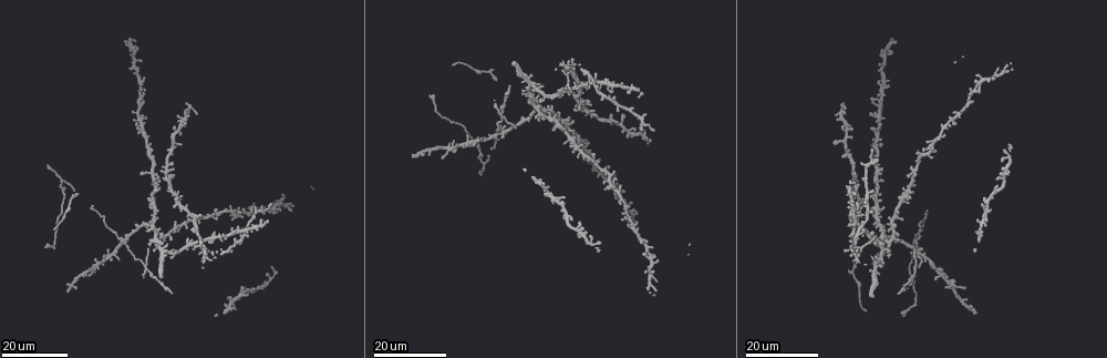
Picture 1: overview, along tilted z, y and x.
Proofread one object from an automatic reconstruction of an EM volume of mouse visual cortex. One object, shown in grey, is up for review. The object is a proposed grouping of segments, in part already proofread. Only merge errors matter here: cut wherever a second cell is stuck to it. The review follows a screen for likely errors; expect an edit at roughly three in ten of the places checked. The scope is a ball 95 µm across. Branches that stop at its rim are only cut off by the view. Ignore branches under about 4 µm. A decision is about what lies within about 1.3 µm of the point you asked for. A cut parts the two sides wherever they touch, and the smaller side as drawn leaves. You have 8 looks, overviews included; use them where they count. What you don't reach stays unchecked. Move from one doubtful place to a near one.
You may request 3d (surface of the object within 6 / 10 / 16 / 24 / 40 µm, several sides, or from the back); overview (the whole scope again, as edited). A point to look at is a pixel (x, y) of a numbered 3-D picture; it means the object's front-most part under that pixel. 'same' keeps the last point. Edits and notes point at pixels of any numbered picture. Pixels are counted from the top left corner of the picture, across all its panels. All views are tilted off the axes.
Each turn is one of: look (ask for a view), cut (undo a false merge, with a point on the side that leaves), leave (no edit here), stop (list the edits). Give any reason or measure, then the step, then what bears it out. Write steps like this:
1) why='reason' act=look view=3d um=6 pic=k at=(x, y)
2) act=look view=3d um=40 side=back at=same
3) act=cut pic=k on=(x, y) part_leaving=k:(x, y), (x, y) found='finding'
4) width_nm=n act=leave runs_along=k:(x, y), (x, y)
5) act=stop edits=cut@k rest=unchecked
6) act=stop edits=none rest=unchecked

why='a fork' act=look view=3d um=16 pic=1 at=(912, 270)

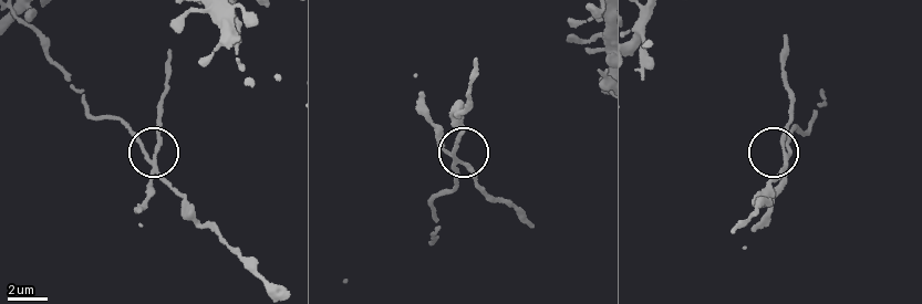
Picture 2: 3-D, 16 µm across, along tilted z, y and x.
act=look view=3d um=6 pic=2 at=(784, 154)

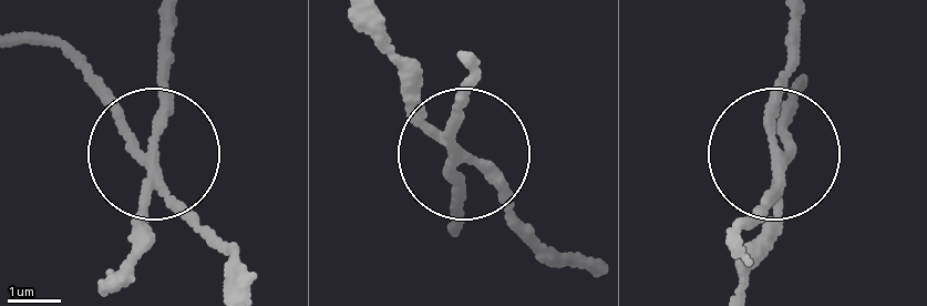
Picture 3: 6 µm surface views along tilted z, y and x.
act=cut pic=3 on=(411, 108) part_leaving=3:(461, 149), (508, 192), (516, 225), (568, 267) found='two cells meet here'

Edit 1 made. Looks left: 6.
why='three-way junction' act=look view=3d um=16 pic=1 at=(483, 161)

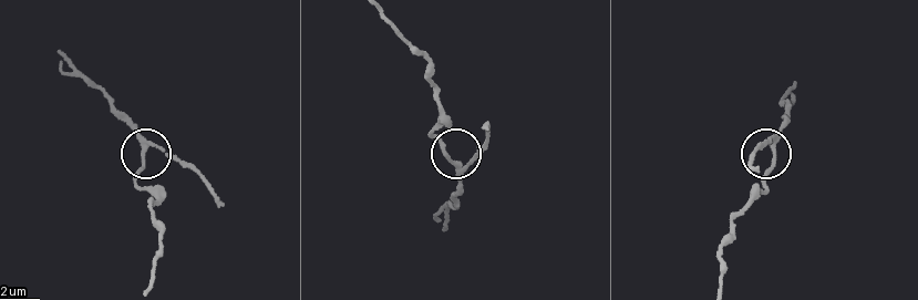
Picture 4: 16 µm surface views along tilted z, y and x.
why='zoom in' act=look view=3d um=10 pic=4 at=(142, 145)

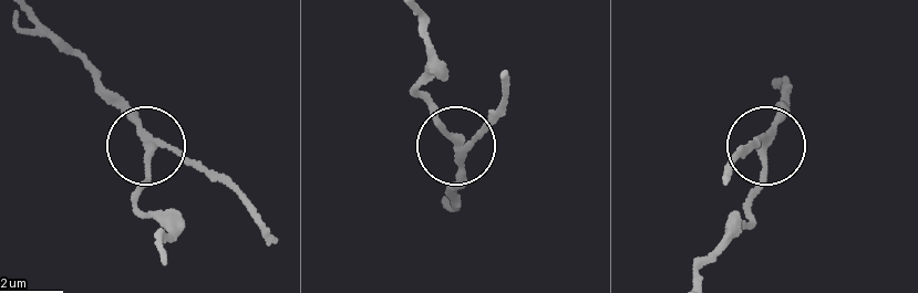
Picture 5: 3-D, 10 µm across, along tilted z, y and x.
arms=3 act=cut pic=5 on=(439, 123) part_leaving=5:(454, 148), (413, 95), (427, 58), (422, 11) found='a second cell is stuck on'

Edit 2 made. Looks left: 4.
act=look view=overview

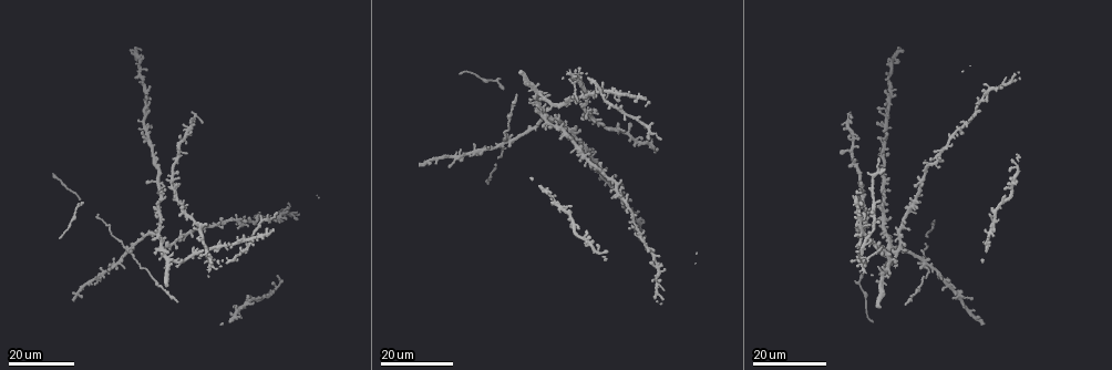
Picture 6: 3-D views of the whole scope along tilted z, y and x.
why='four or more arms meet' act=look view=3d um=24 pic=6 at=(281, 218)

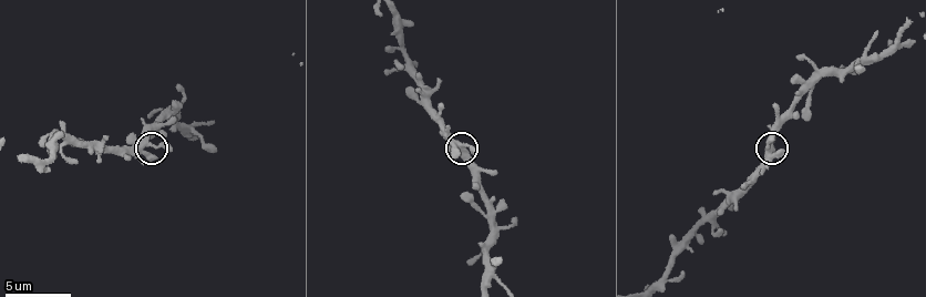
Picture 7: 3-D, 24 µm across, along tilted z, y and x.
act=look view=3d um=6 pic=7 at=(768, 150)

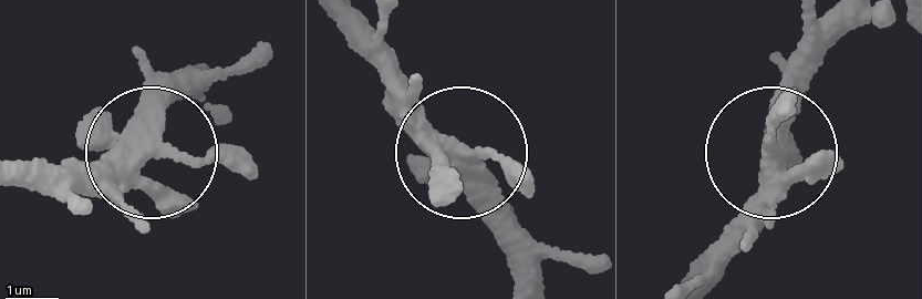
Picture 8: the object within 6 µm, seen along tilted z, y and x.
arms=5 act=leave runs_along=8:(28, 181), (126, 156), (167, 74) found='all the same cell'

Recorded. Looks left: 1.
act=stop edits=cut@3,cut@5 rest=unchecked

